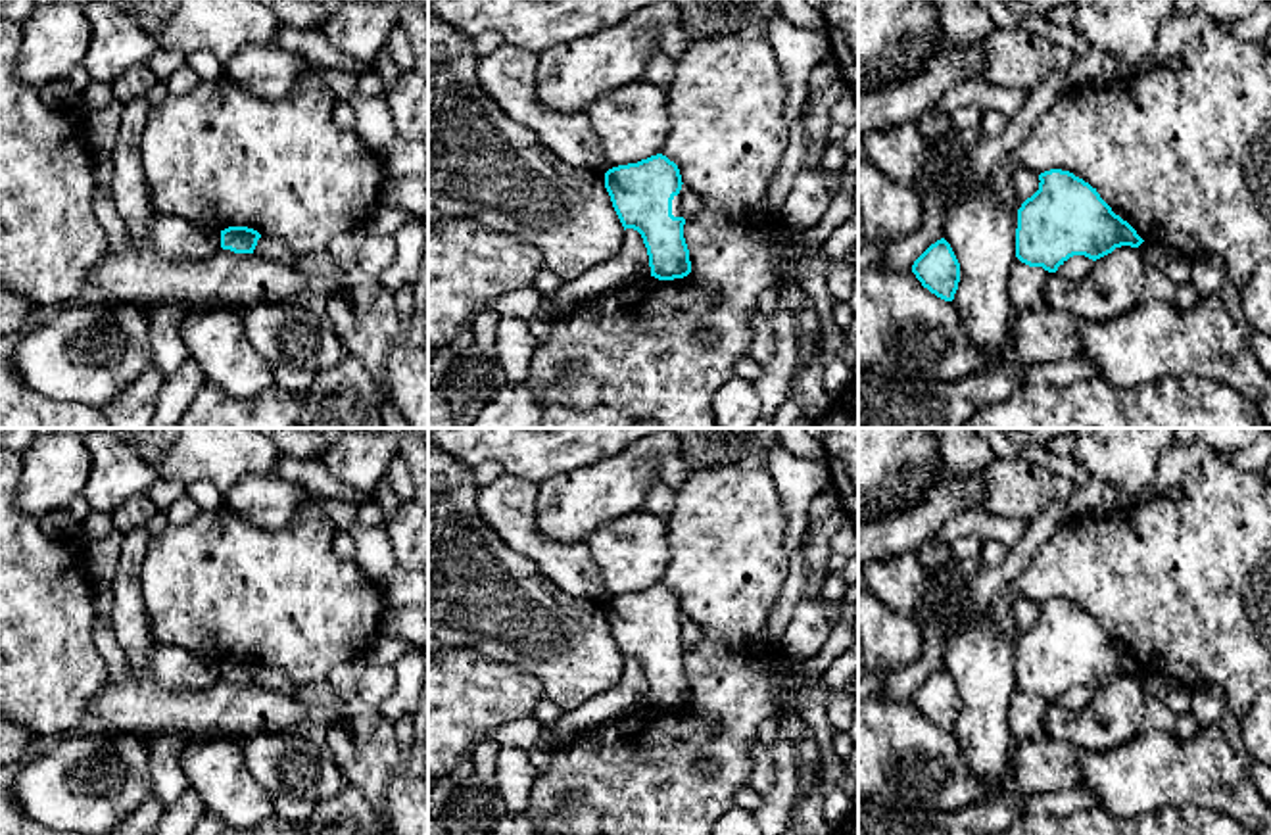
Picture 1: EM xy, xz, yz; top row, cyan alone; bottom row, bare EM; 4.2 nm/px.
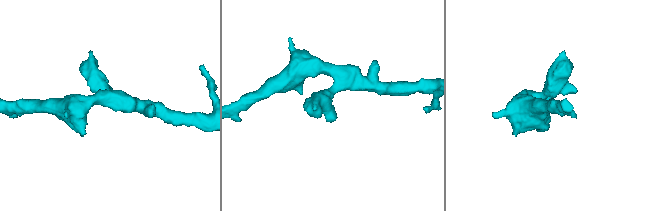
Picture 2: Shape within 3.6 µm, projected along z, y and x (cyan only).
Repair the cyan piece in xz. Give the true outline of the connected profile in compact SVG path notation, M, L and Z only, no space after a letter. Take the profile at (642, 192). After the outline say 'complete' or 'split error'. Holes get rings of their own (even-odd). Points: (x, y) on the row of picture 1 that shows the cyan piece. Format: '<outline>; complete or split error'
M657 154L605 173L605 188L626 228L641 234L651 276L683 278L691 273L683 238L682 175L674 161Z; split error

